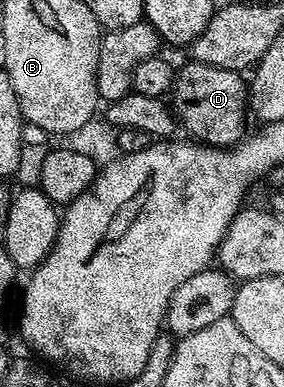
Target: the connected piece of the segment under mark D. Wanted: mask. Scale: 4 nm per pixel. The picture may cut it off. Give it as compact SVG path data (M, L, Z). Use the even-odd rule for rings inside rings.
M195 61L177 70L176 80L172 82L170 106L179 126L189 131L193 140L209 147L231 149L245 138L244 111L249 110L248 87L246 79L239 71L222 69Z

